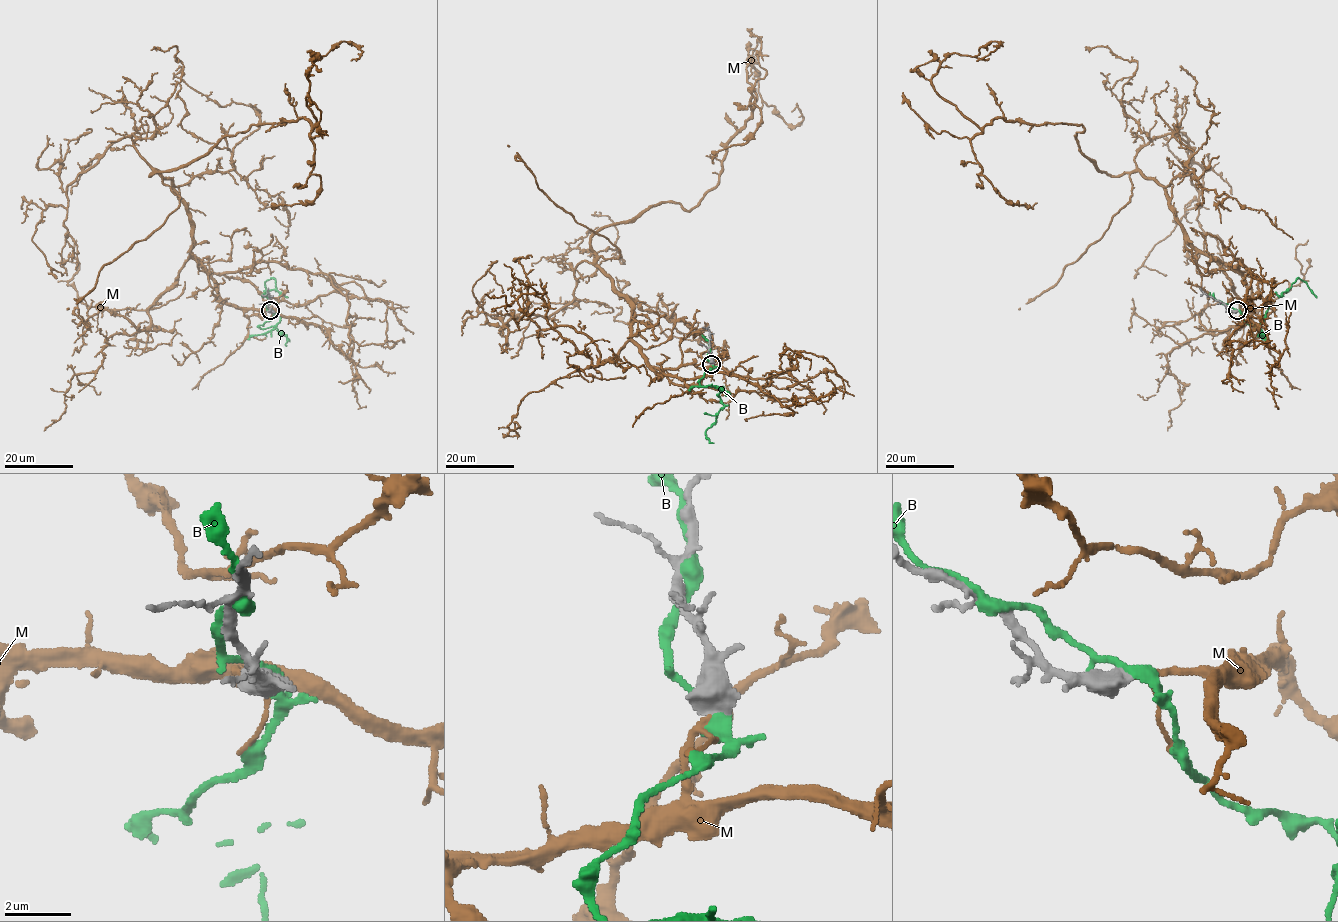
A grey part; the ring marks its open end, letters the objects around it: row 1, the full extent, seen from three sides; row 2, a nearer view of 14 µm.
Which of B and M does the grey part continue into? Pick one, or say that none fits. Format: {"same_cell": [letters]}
{"same_cell": ["M"]}

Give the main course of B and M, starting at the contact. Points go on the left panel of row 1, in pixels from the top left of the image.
B: (271, 310), (272, 316), (261, 328), (279, 321), (283, 296), (271, 278), (265, 287), (273, 297)
M: (271, 310), (220, 296), (173, 181), (150, 175), (253, 125), (313, 127), (307, 71), (341, 42), (350, 60)

